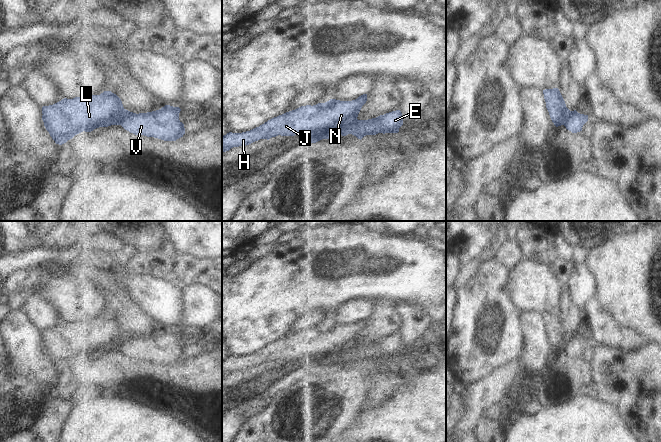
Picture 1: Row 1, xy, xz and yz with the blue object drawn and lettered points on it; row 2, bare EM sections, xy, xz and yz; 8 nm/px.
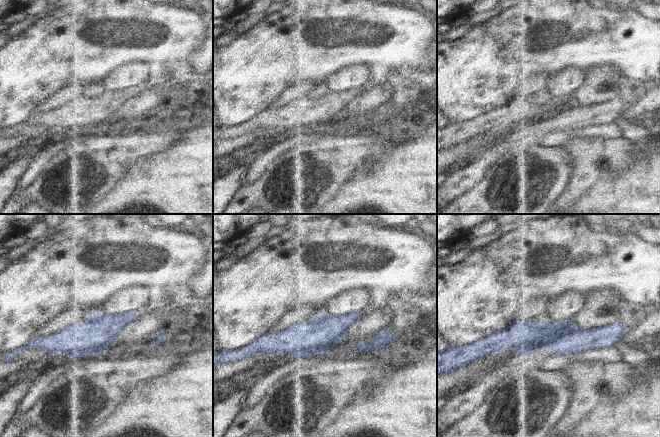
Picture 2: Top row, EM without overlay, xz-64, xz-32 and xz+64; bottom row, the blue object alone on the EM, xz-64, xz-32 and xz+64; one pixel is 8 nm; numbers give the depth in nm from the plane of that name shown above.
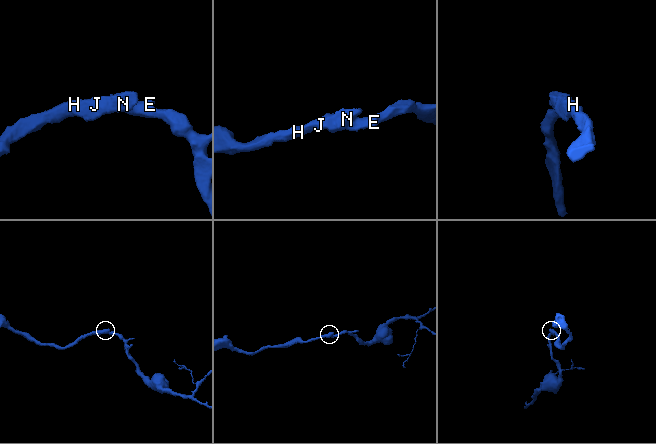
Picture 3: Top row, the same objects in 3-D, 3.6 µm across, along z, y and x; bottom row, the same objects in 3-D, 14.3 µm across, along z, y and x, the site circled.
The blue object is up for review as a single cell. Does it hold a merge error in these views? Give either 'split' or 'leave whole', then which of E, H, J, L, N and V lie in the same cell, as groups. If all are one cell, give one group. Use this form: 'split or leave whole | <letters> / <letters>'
split | E V / H J L N

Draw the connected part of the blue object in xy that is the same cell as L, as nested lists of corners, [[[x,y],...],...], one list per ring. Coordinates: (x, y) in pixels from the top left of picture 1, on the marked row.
[[[111,91],[90,97],[64,98],[61,101],[42,107],[42,120],[56,144],[62,145],[75,135],[85,131],[91,132],[99,127],[121,125],[130,111],[123,107],[121,99]]]

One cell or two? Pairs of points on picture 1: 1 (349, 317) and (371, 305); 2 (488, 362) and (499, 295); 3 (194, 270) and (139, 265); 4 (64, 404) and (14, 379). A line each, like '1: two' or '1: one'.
1: one
2: one
3: one
4: two

